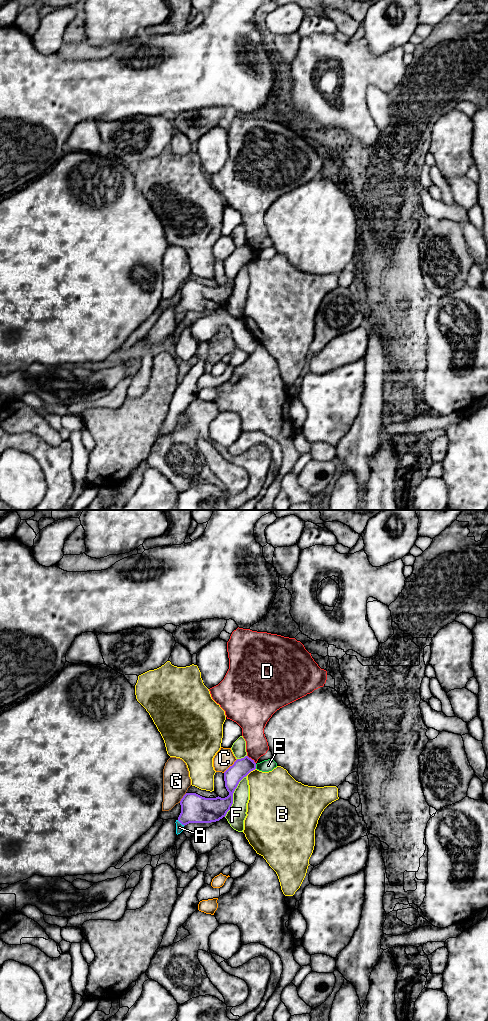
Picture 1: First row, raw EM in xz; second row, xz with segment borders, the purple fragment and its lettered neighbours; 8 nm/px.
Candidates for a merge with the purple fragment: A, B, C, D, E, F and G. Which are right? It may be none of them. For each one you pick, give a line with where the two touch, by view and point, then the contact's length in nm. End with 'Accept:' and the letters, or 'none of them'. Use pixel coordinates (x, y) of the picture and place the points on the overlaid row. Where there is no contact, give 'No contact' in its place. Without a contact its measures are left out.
A: Touches purple at xz (181, 823). Shared border 80 nm
Accept: A

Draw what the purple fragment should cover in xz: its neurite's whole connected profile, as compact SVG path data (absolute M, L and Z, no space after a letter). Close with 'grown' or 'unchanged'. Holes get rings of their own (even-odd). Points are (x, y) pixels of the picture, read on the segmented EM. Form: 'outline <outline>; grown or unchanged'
outline M245 756L237 759L224 772L225 787L229 795L225 798L205 798L196 793L186 793L180 801L181 813L176 820L176 834L180 834L189 823L211 823L226 816L233 804L233 793L239 782L256 769L254 760Z; grown

